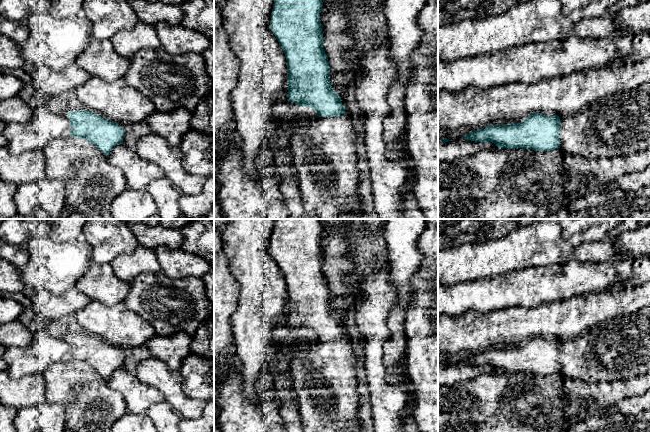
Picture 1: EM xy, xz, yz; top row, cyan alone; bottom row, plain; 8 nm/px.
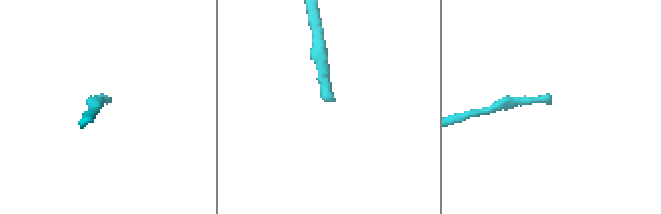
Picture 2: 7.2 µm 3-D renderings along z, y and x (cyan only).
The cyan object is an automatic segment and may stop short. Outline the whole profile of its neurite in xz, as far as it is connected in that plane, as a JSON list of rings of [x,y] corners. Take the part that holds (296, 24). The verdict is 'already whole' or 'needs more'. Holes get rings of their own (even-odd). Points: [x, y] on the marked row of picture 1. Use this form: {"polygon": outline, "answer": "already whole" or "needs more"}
{"polygon": [[[274,0],[273,9],[271,12],[270,29],[276,36],[281,48],[284,51],[287,60],[287,82],[288,82],[288,98],[291,103],[299,106],[309,107],[317,112],[317,116],[308,121],[294,122],[291,126],[290,148],[292,151],[293,166],[297,171],[297,178],[300,187],[301,199],[304,209],[314,215],[316,219],[339,219],[339,215],[344,212],[352,213],[357,216],[360,212],[360,175],[358,169],[357,157],[357,134],[351,122],[351,115],[345,112],[345,106],[341,102],[341,97],[332,89],[330,83],[330,68],[327,55],[323,49],[323,33],[321,28],[320,13],[322,9],[322,0]]], "answer": "needs more"}

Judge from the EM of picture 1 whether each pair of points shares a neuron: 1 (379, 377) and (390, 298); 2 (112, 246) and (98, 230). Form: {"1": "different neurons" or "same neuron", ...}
{"1": "same neuron", "2": "same neuron"}

